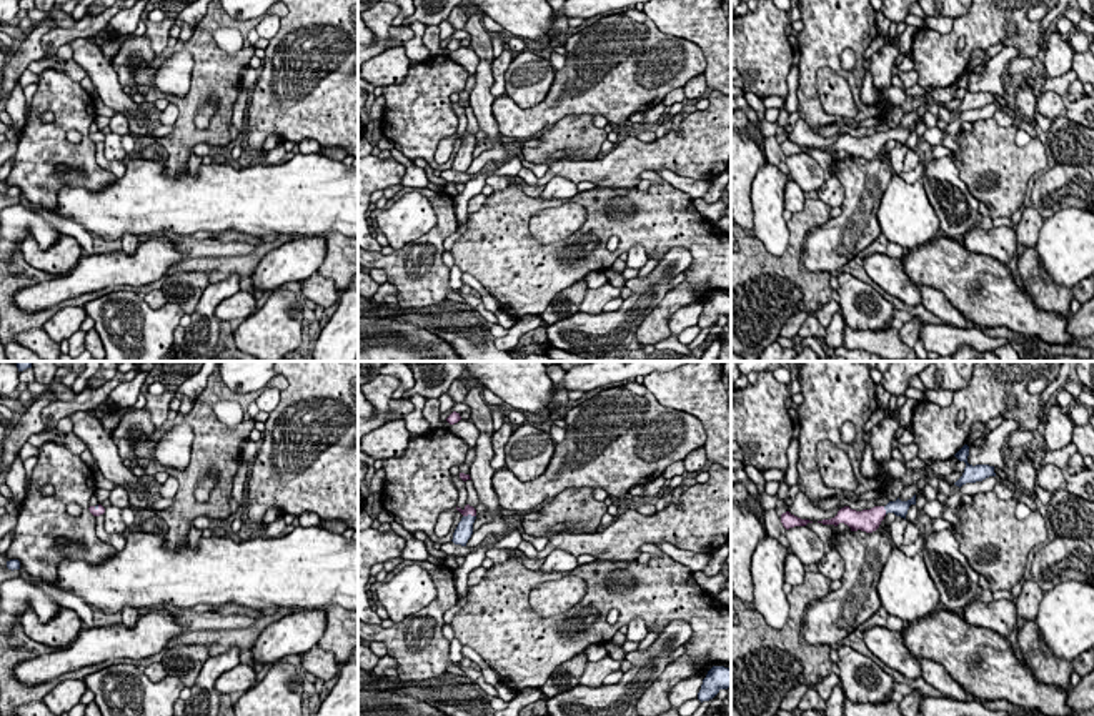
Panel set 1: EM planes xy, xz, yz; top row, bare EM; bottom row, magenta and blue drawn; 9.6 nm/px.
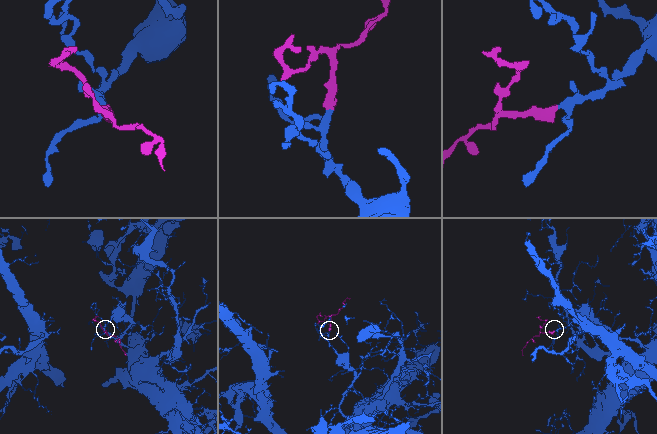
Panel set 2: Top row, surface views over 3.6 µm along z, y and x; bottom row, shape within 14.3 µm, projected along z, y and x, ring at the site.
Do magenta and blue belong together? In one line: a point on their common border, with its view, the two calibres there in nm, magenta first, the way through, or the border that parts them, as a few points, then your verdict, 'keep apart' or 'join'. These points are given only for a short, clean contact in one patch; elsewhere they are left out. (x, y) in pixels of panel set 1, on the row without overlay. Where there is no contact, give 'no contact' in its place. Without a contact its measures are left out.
yz (885, 137) | 220/160 nm | across yz (868, 147), (885, 137), (900, 135) | join

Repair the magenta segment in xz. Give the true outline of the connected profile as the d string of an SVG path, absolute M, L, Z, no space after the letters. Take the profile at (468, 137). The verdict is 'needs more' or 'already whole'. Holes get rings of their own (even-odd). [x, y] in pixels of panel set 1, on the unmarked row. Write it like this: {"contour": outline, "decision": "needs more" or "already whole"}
{"contour": "M466 132L463 137L456 133L456 137L463 142L461 148L458 150L453 160L453 170L466 173L468 167L473 162L473 150L476 147L476 137Z", "decision": "needs more"}

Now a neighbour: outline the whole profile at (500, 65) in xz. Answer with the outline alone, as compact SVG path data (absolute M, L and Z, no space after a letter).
M503 50L503 53L491 63L491 73L493 73L491 95L495 98L505 95L505 72L508 70L511 62L513 62L513 52Z

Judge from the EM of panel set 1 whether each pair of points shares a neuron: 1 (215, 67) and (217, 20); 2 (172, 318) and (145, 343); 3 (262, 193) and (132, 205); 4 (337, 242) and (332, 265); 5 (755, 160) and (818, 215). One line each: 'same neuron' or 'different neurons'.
1: same neuron
2: same neuron
3: same neuron
4: same neuron
5: different neurons

